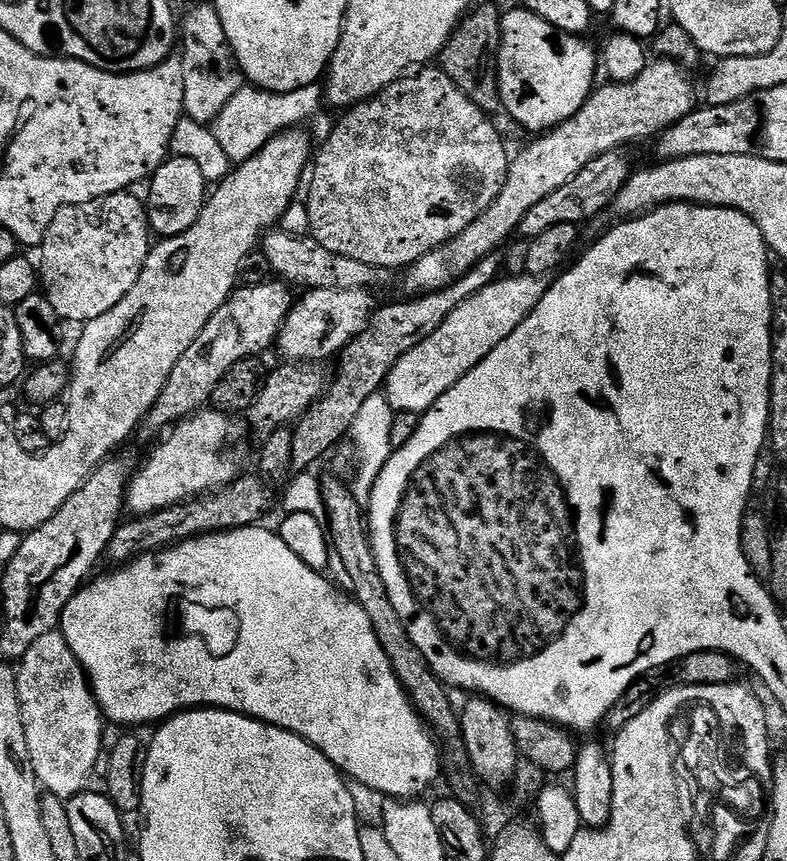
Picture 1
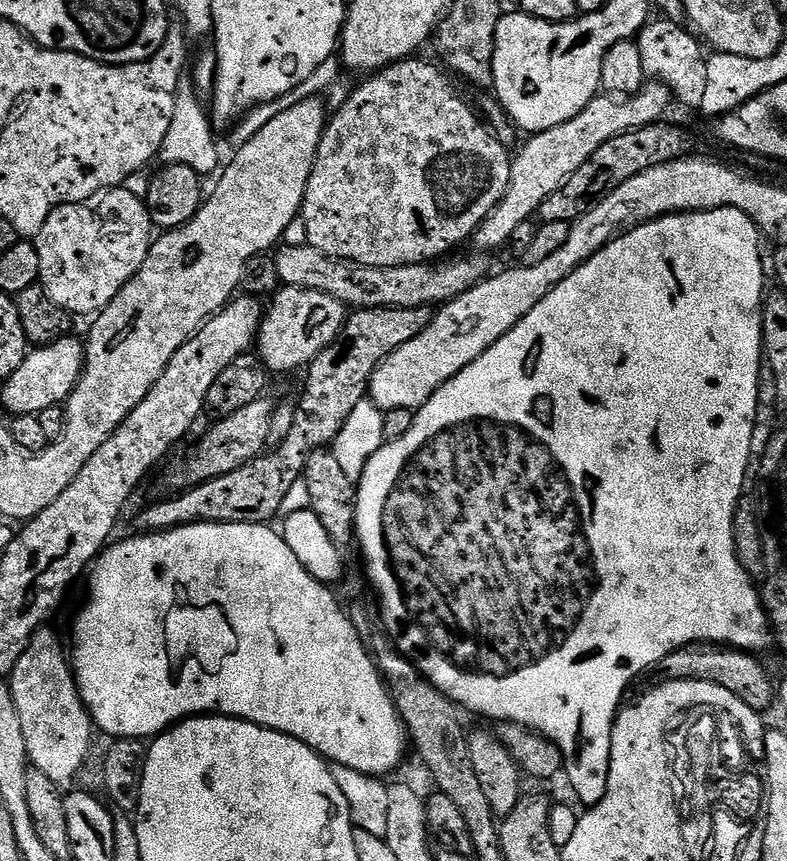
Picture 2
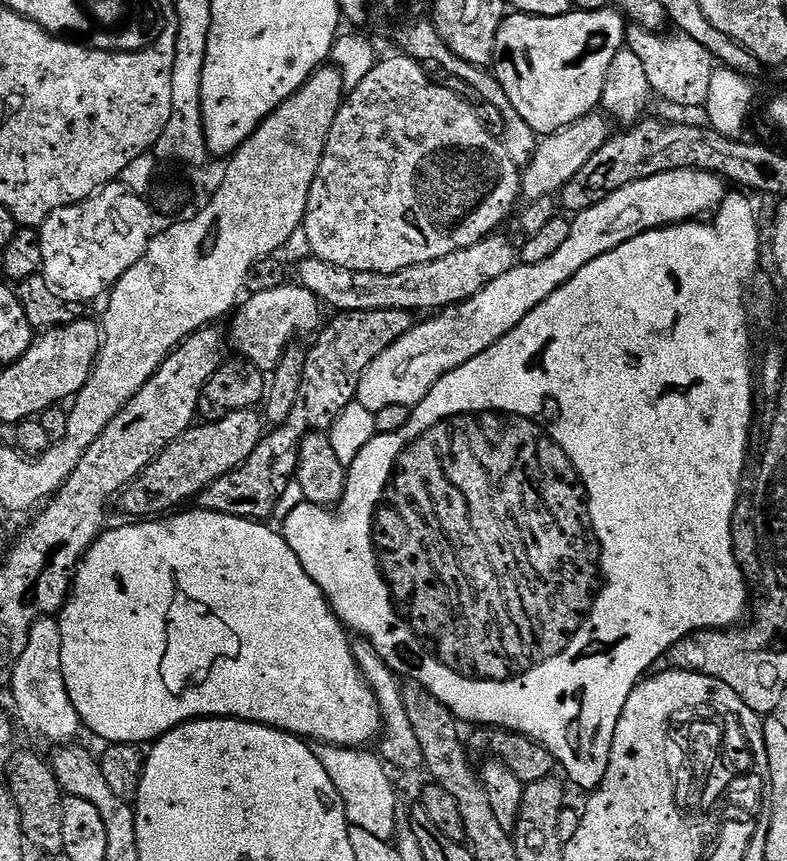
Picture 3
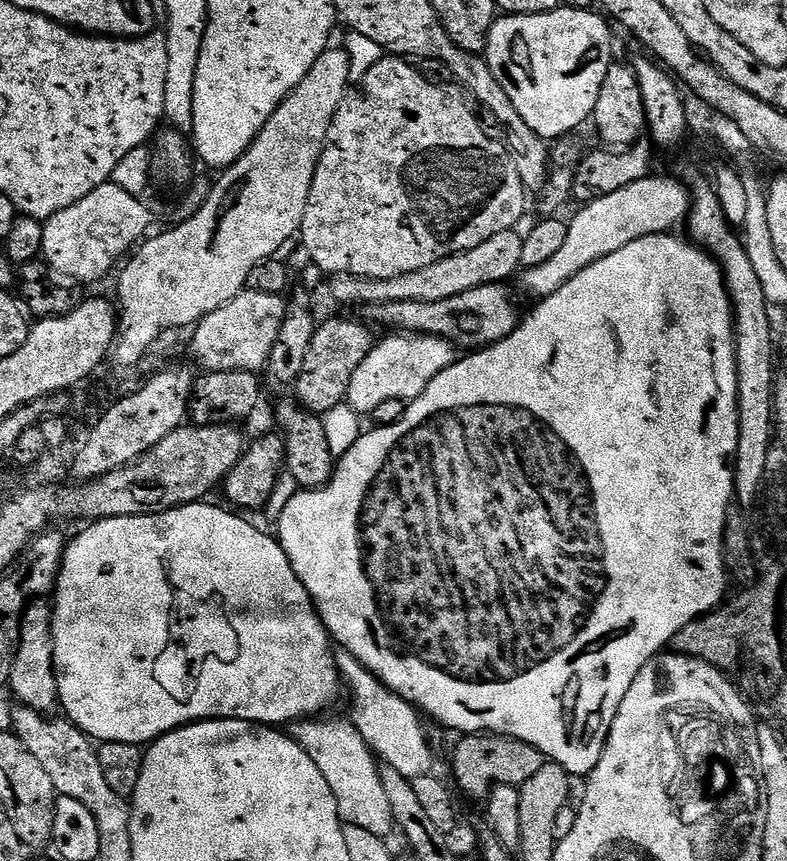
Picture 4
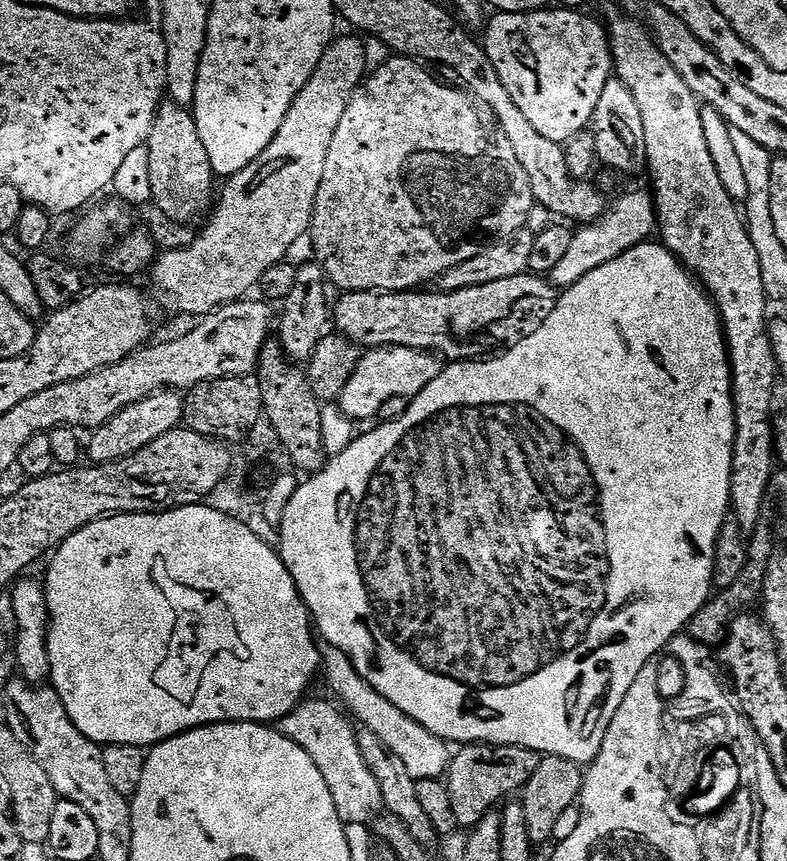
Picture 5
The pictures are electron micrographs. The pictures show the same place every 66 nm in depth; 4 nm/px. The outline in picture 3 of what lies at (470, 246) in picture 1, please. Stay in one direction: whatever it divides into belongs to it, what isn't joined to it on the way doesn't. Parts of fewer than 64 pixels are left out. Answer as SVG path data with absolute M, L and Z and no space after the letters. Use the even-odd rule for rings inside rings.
M599 111L588 113L581 120L574 121L570 126L559 128L557 132L549 132L537 143L536 152L532 156L531 163L523 169L520 178L520 190L525 201L531 202L546 195L557 195L560 189L602 150L602 146L613 135L614 128L609 117Z

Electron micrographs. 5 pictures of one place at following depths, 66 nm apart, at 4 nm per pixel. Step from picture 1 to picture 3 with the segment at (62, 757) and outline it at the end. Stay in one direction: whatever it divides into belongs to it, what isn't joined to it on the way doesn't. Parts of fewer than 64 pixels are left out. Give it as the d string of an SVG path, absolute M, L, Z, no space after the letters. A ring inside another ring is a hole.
M41 618L34 622L28 635L26 650L22 650L22 658L18 658L18 666L14 666L14 678L10 685L12 700L20 711L20 720L36 736L49 740L52 746L64 746L77 739L76 735L82 732L80 715L70 702L70 694L66 688L66 678L62 674L62 634L59 623L52 618Z

